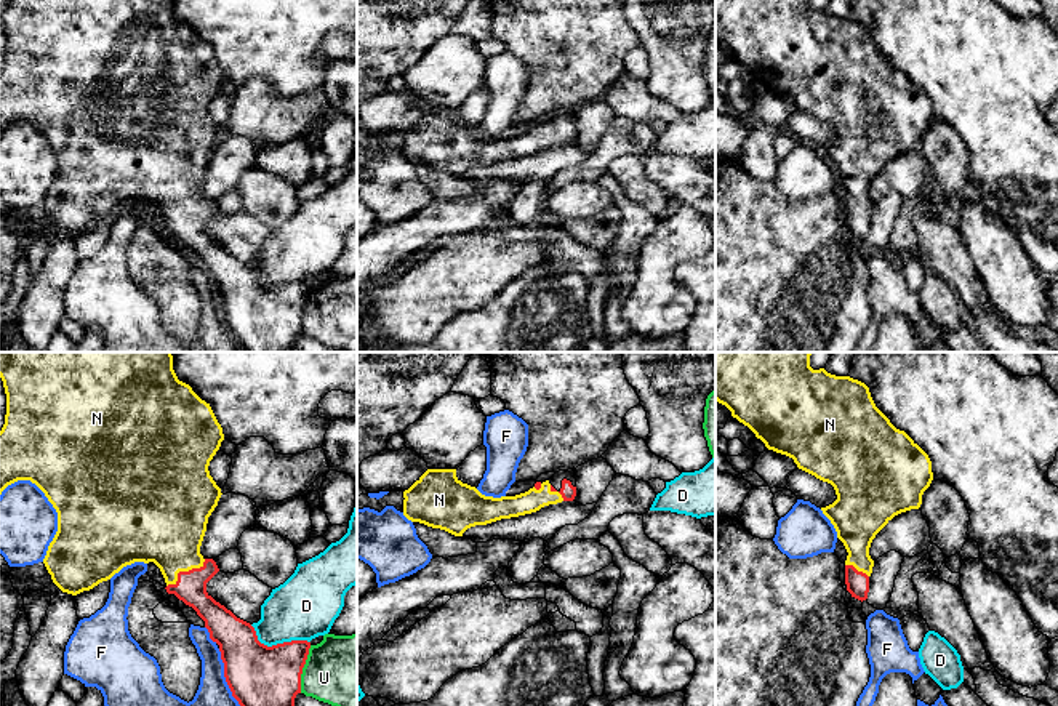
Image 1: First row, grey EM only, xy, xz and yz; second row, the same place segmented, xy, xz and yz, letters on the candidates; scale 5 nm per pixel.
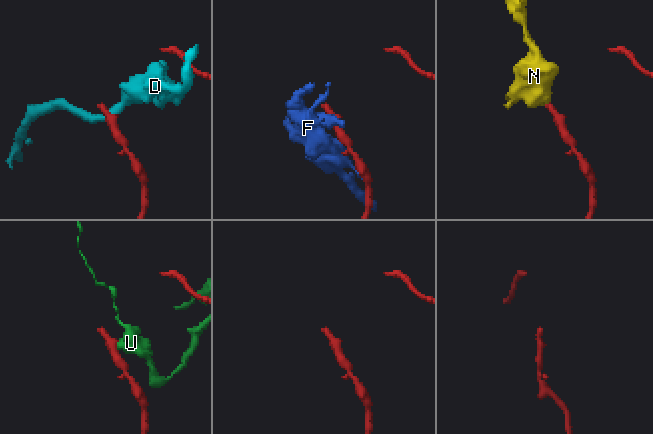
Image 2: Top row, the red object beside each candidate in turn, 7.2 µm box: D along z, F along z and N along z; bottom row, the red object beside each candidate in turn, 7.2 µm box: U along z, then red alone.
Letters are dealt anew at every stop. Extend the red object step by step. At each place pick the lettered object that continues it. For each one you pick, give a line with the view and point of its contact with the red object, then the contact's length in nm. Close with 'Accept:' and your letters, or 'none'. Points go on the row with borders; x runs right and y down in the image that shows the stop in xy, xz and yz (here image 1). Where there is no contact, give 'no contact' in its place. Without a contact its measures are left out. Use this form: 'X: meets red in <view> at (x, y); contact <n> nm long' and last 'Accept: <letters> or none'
N: meets red in xy at (184, 572); contact 240 nm long
Accept: N

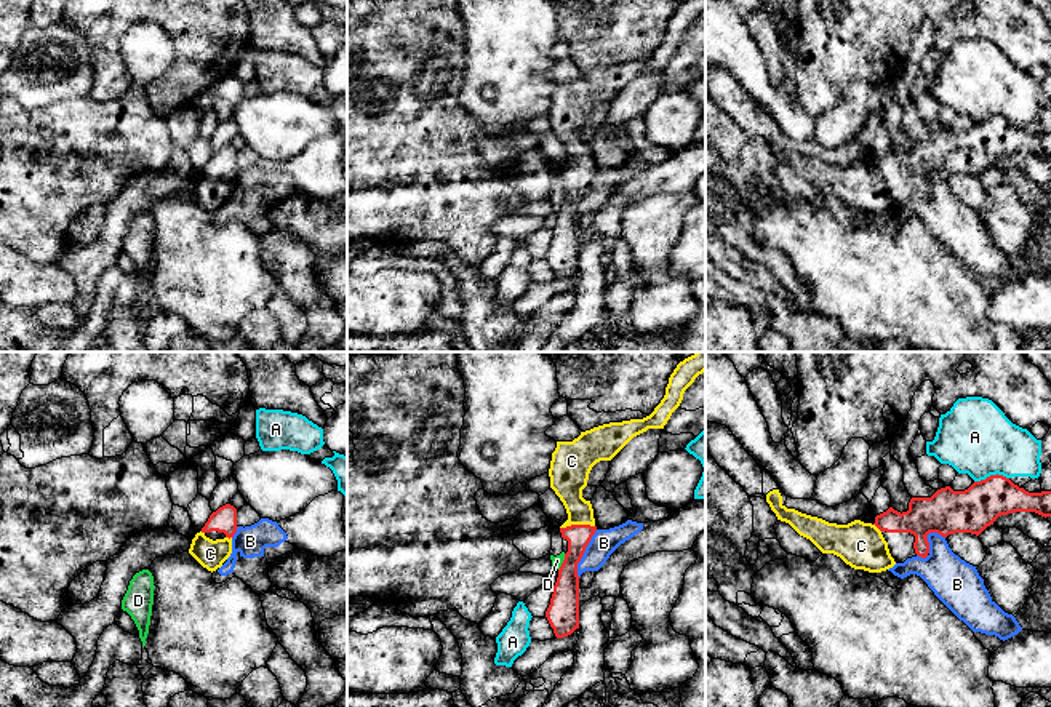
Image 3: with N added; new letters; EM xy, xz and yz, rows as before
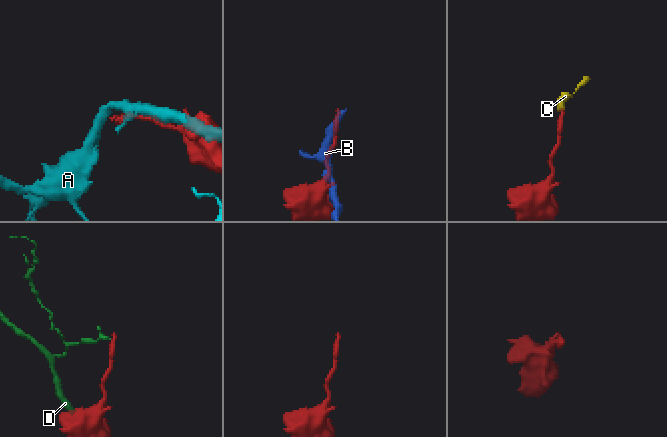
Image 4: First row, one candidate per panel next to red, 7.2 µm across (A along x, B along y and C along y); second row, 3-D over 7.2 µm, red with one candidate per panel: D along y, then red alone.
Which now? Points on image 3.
C: meets red in xz at (576, 525); contact 180 nm long
Accept: C

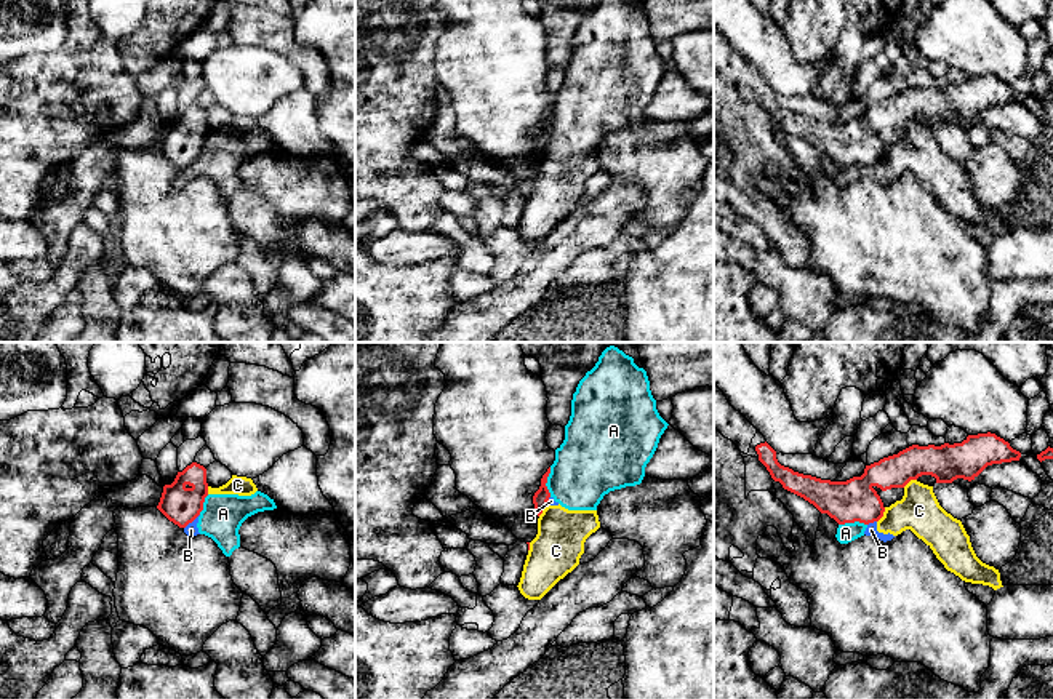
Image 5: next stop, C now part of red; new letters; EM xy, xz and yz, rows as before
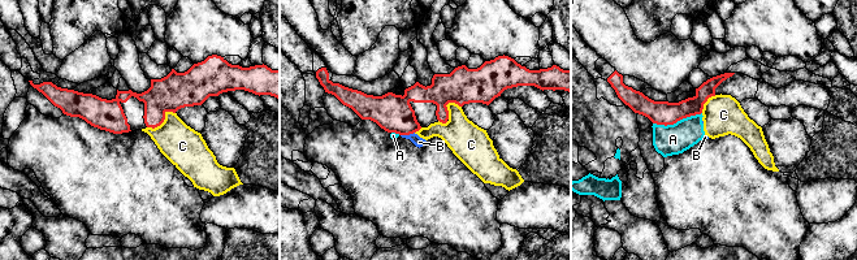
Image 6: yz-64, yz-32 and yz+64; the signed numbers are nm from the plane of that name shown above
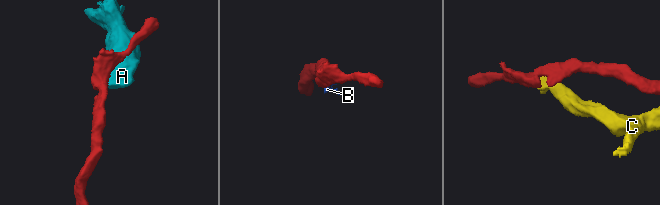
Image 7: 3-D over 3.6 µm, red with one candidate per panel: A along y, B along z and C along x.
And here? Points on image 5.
Accept: none

